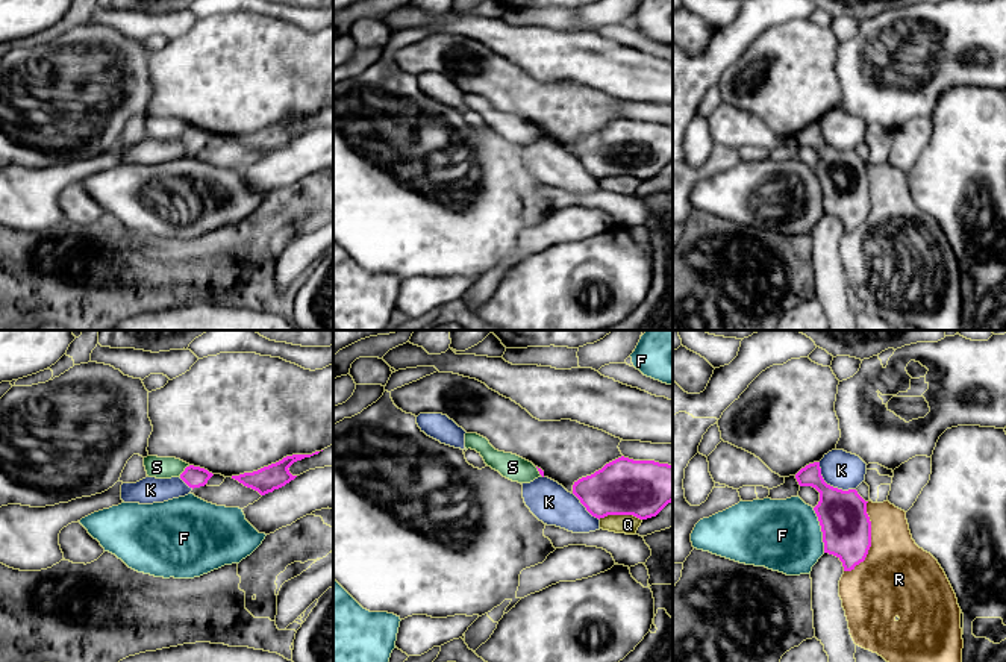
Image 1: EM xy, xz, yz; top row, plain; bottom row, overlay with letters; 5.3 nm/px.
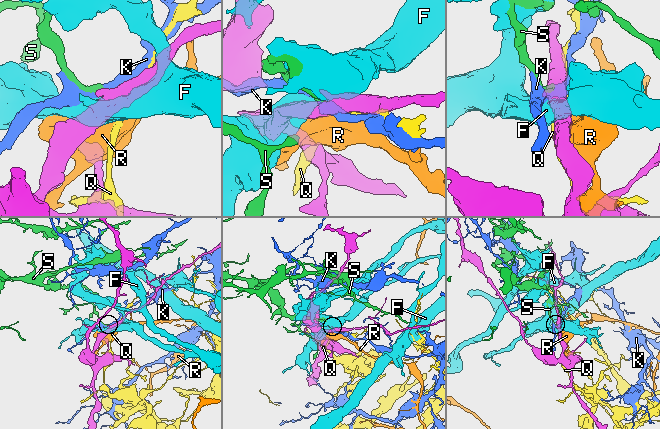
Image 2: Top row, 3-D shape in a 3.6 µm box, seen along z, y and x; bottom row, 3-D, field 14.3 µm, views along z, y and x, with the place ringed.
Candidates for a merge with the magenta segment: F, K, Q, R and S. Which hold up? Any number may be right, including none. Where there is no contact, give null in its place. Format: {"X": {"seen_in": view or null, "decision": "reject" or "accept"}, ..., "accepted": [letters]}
{"F": {"seen_in": "yz", "decision": "reject"}, "K": {"seen_in": "yz", "decision": "reject"}, "Q": {"seen_in": "xz", "decision": "reject"}, "R": {"seen_in": "yz", "decision": "reject"}, "S": {"seen_in": "xy", "decision": "reject"}, "accepted": []}

